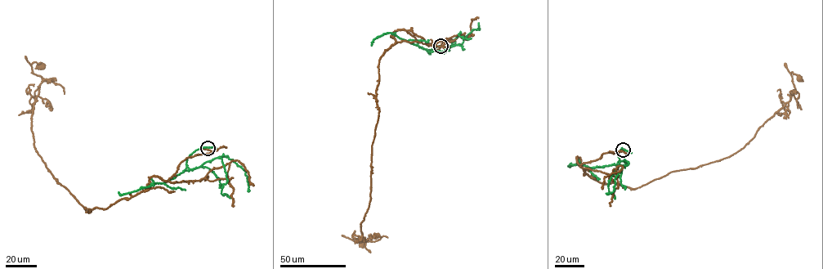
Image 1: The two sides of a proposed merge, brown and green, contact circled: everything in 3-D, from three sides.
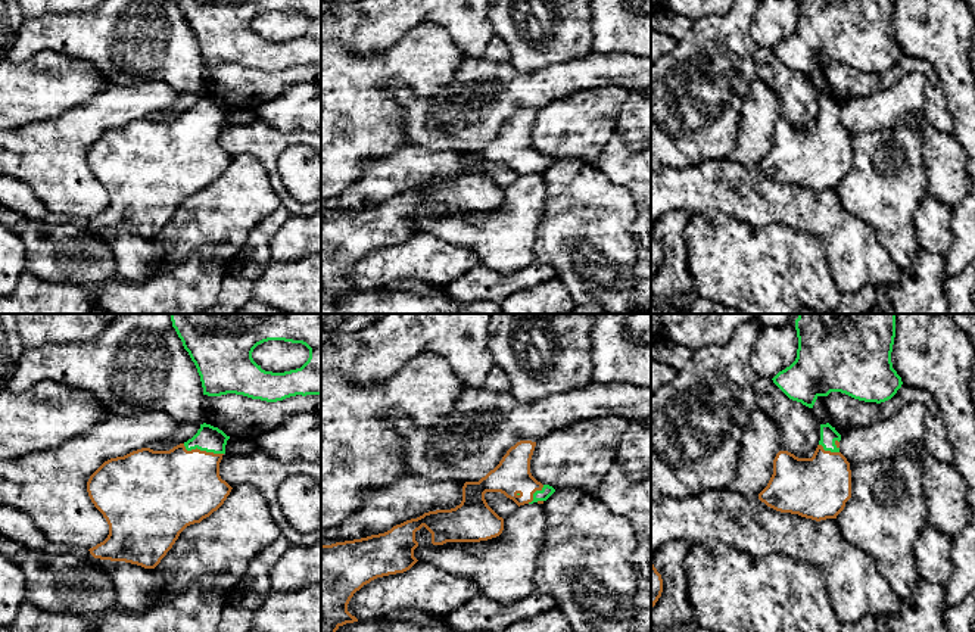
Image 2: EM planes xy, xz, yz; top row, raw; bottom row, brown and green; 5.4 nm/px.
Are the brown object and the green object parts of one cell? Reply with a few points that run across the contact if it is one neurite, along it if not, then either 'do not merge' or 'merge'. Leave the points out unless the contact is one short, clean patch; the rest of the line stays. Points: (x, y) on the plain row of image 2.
do not merge

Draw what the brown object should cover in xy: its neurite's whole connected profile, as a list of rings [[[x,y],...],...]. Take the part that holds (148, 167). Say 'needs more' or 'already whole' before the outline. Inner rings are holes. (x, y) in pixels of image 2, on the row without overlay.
already whole; [[[180,113],[169,121],[141,118],[105,131],[90,146],[87,162],[106,189],[109,205],[90,224],[155,239],[187,196],[209,187],[230,165],[233,158],[219,146],[222,125],[197,118],[187,121]]]

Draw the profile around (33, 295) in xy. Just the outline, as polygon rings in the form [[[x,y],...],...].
[[[24,271],[10,295],[0,296],[0,314],[88,314],[94,306],[90,292],[68,283],[43,280]]]

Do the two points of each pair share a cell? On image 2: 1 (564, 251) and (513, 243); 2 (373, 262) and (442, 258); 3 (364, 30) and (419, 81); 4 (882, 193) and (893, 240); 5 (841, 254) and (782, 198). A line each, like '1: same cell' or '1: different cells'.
1: different cells
2: same cell
3: different cells
4: same cell
5: same cell

